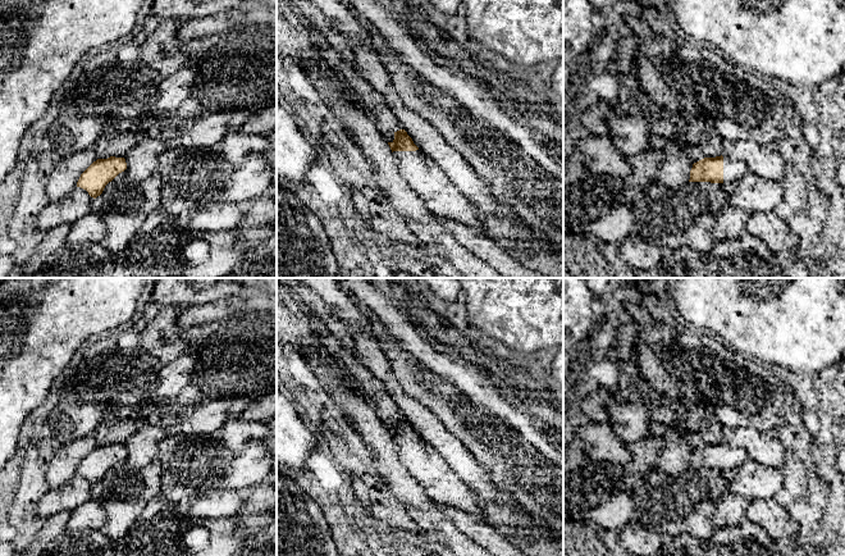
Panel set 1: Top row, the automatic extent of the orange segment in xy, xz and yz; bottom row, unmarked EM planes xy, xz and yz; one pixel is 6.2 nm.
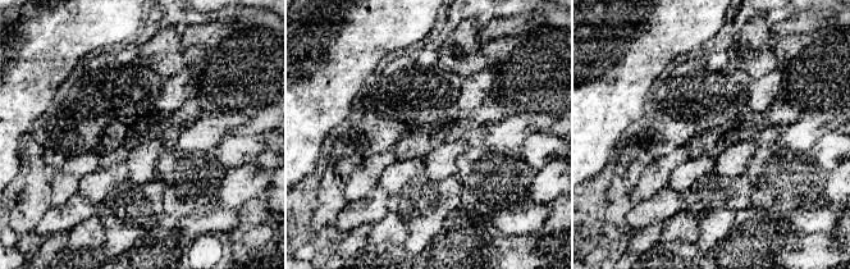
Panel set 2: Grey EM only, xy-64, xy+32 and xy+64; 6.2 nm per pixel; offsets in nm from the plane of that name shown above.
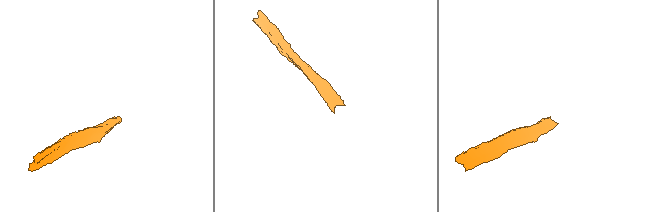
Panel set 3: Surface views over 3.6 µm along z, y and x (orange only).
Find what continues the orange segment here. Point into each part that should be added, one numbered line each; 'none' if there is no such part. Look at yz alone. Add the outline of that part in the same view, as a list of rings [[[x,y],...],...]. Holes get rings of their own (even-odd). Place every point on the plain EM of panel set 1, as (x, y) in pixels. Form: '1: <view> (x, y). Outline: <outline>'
1: yz (734, 456). Outline: [[[727,442],[723,443],[723,470],[736,470],[741,466],[748,459],[748,451],[736,445],[730,445]]]

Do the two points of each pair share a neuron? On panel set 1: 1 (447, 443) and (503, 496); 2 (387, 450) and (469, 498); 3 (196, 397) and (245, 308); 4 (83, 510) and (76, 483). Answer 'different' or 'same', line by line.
1: same
2: different
3: same
4: different

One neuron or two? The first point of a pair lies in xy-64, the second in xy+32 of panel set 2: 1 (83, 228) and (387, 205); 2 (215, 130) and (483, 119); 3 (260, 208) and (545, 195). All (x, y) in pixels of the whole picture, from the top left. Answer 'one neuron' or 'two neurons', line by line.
1: two neurons
2: two neurons
3: two neurons

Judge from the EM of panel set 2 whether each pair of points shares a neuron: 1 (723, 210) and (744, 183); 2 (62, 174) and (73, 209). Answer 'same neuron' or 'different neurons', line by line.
1: same neuron
2: different neurons

